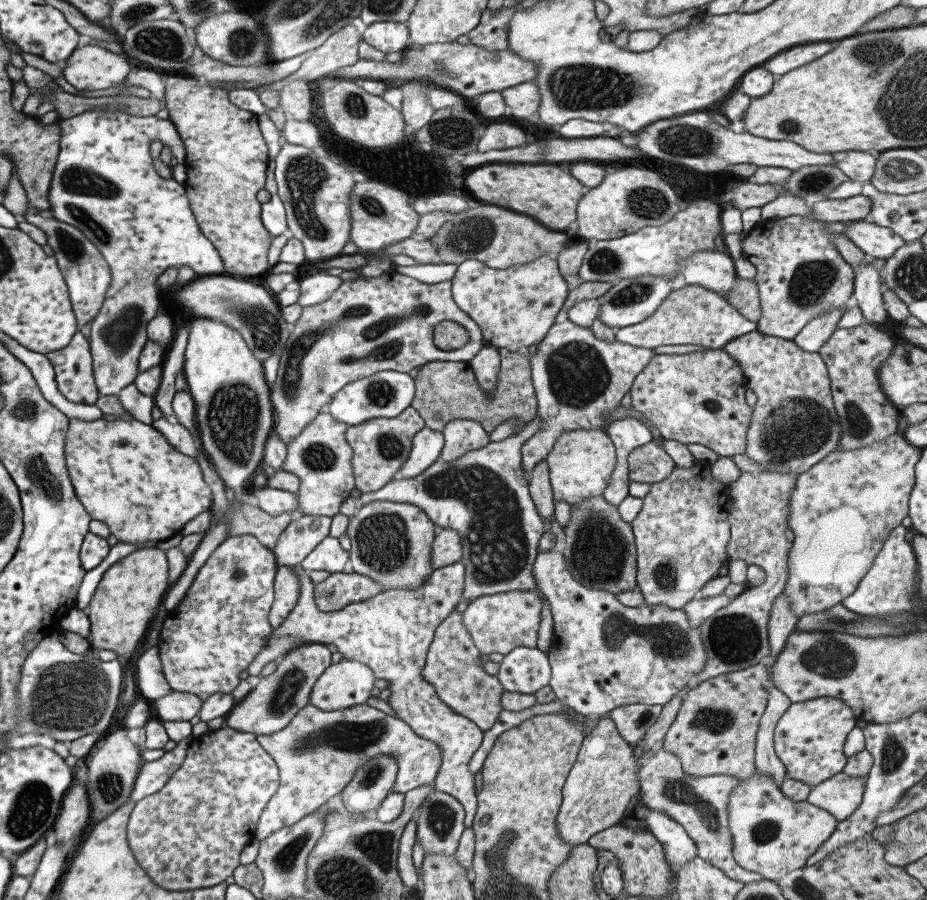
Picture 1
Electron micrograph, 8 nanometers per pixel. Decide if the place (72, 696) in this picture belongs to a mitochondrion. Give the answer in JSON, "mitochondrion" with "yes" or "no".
{"mitochondrion":"yes"}

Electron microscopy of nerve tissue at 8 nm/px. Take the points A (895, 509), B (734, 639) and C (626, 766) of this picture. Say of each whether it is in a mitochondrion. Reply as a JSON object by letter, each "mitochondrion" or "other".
{"A":"other","B":"mitochondrion","C":"other"}

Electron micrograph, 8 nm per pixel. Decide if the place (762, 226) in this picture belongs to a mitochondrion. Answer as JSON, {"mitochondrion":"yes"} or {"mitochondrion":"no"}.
{"mitochondrion":"no"}

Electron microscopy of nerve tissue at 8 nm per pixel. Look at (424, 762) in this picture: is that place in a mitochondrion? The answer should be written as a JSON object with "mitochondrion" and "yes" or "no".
{"mitochondrion":"no"}

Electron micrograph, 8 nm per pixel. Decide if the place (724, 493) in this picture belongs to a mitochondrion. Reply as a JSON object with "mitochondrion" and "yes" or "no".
{"mitochondrion":"no"}

